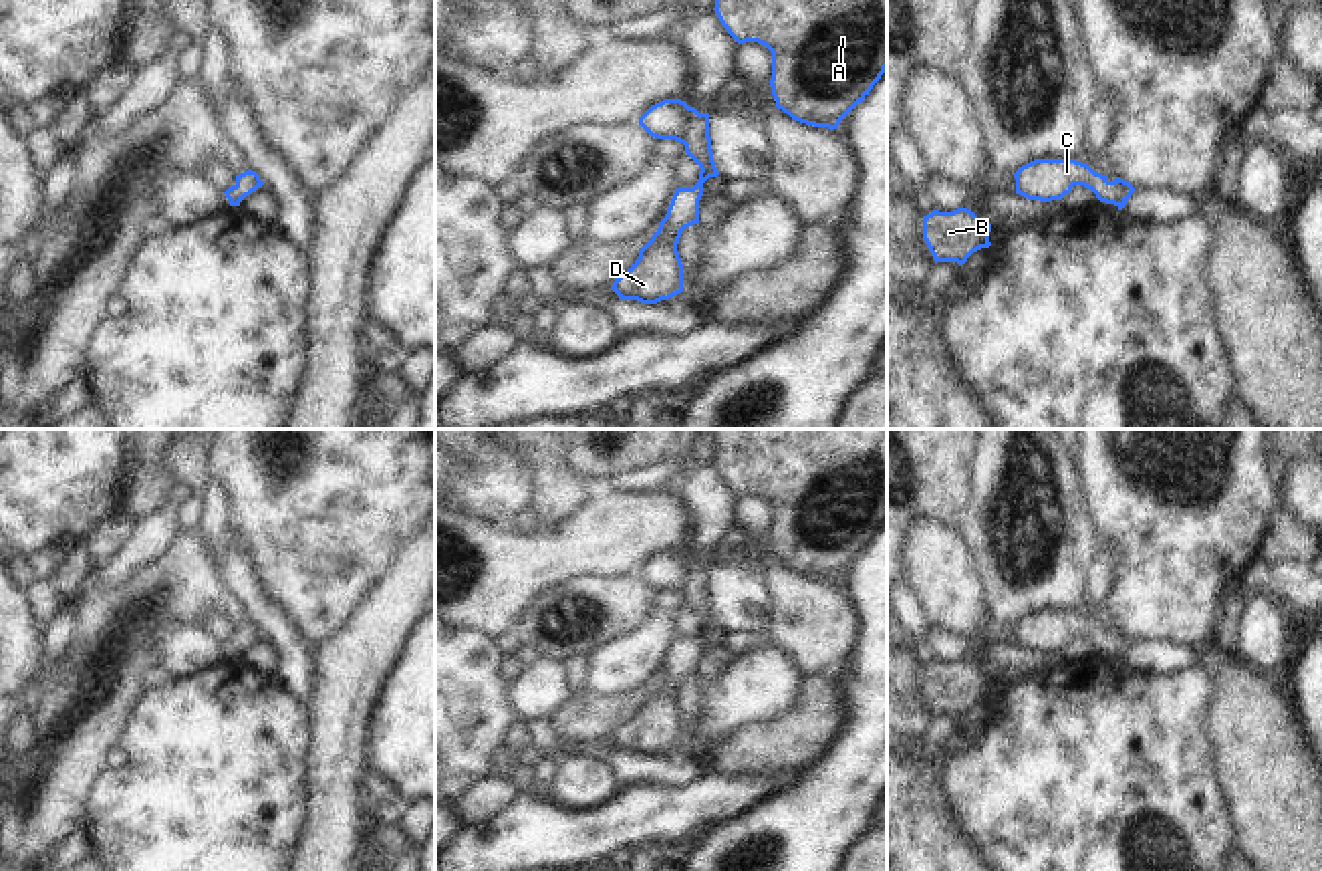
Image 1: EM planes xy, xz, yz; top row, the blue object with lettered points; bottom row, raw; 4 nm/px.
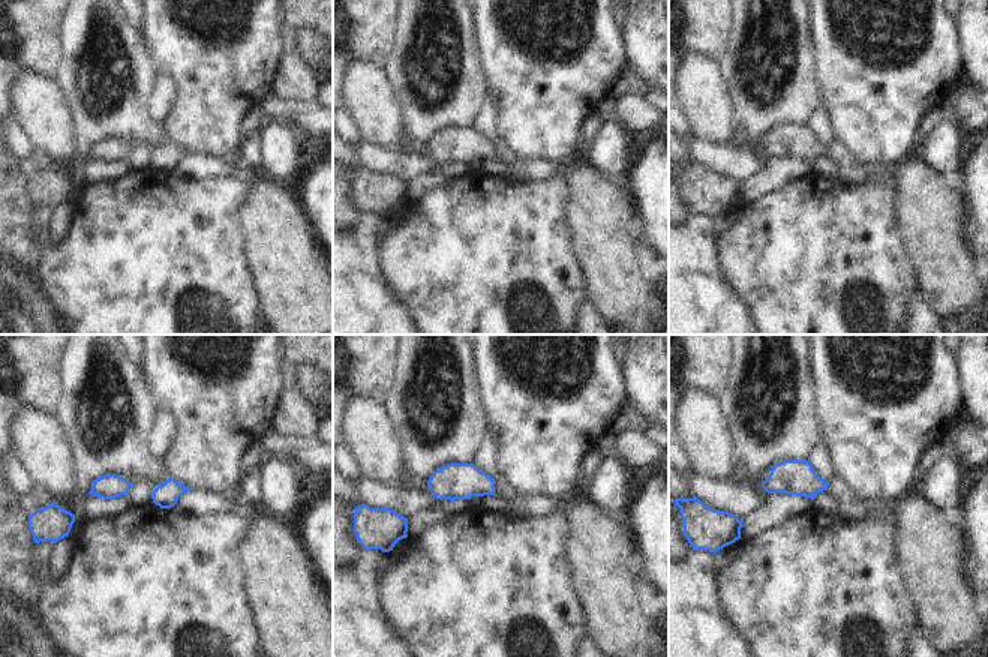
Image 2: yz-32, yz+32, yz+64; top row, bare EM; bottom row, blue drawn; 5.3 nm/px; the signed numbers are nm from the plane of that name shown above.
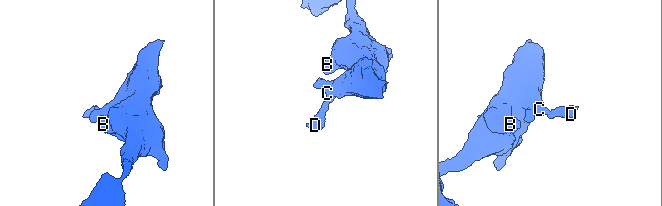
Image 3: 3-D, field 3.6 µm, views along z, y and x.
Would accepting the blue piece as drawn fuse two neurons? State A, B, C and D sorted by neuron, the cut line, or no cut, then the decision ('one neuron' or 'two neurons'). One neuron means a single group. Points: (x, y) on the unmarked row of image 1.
groups A B C D; cut none; one neuron

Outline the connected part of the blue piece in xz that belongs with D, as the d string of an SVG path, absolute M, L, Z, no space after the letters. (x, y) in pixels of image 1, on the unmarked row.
M663 550L651 556L639 577L657 591L675 591L699 617L699 631L693 639L677 639L657 683L639 702L639 710L627 724L615 730L611 742L619 752L657 756L683 744L683 716L677 704L681 683L699 675L699 651L703 635L717 629L709 589L709 565L699 565L681 550Z

